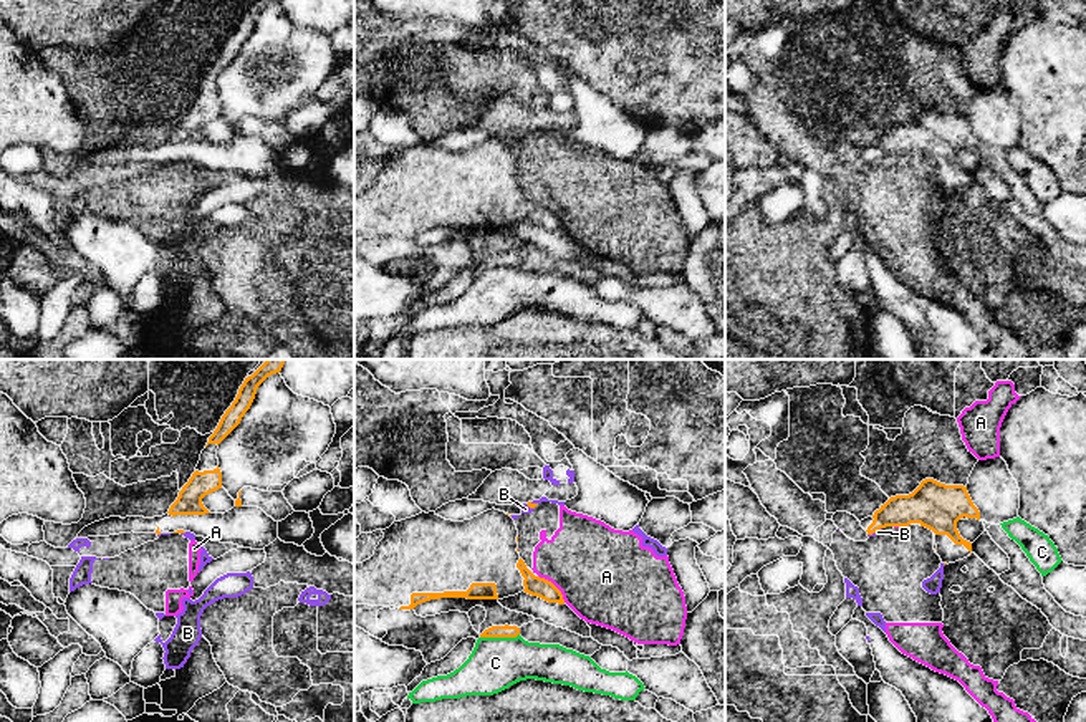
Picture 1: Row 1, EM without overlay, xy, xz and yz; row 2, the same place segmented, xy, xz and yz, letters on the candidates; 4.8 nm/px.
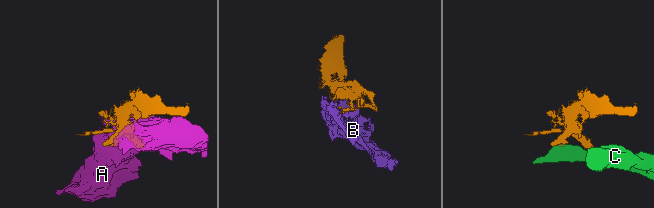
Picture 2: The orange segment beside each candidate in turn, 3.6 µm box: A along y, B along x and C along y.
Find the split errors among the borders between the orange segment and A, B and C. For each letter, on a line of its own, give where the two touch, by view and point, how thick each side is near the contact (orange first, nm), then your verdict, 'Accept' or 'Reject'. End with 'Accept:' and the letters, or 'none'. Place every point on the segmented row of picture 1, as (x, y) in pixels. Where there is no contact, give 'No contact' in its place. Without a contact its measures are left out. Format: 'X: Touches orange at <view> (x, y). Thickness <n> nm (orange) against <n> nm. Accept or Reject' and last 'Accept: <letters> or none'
A: Touches orange at xz (555, 587). Thickness 100 nm (orange) against 460 nm. Reject
B: Touches orange at yz (874, 532). Thickness 160 nm (orange) against 20 nm. Reject
C: Touches orange at xz (499, 636). Thickness 60 nm (orange) against 260 nm. Reject
Accept: none

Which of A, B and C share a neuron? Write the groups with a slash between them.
A B / C

